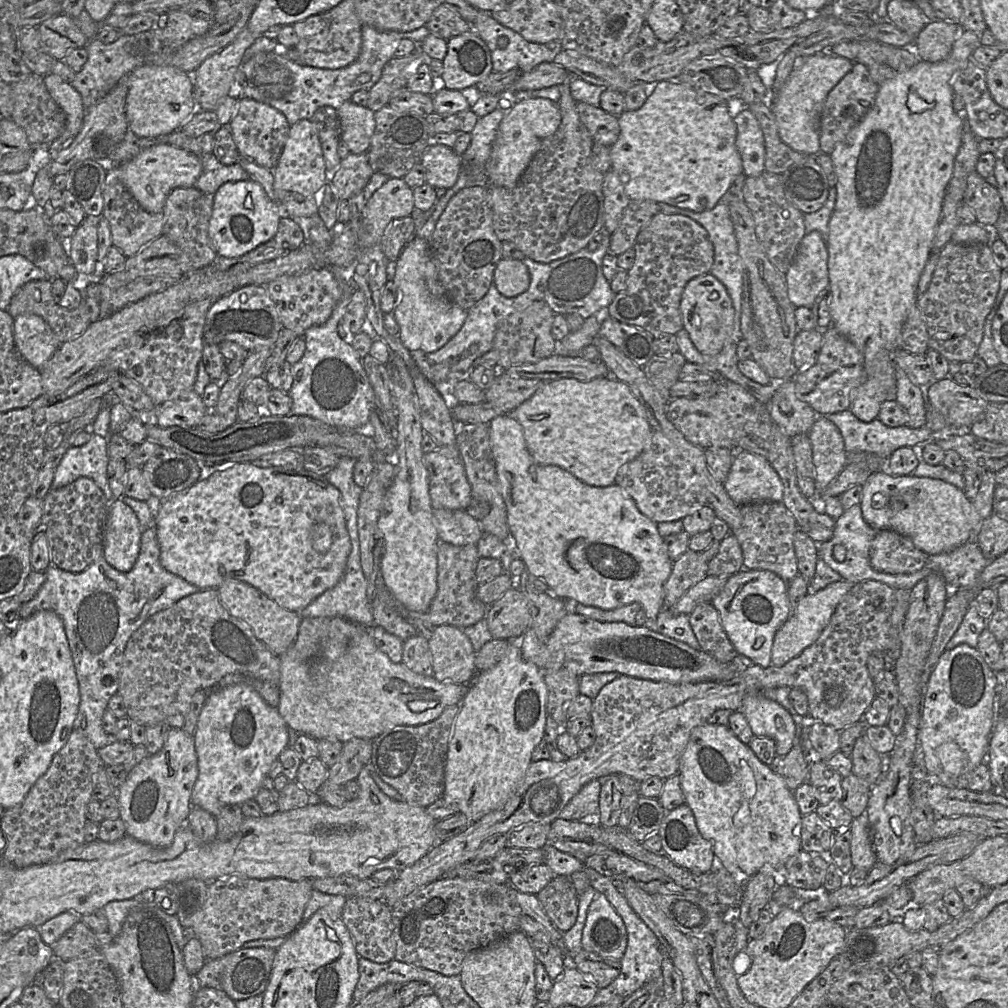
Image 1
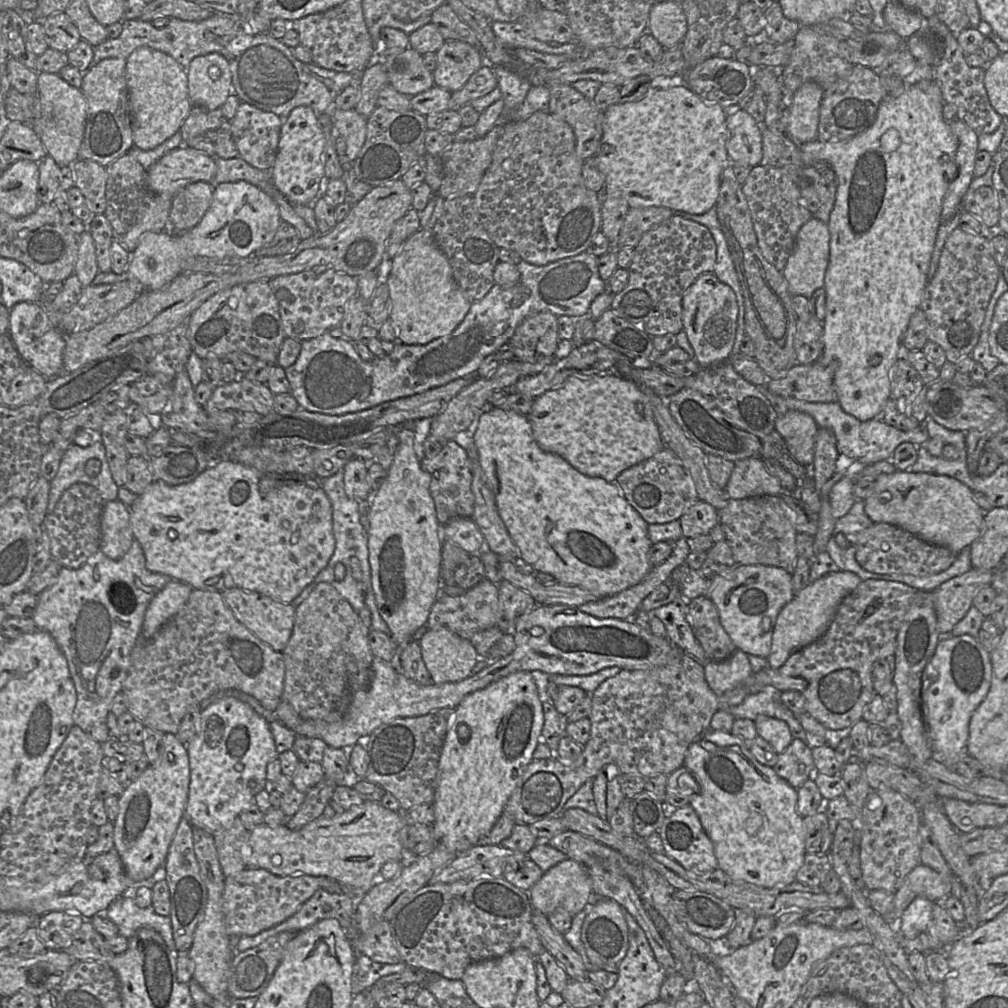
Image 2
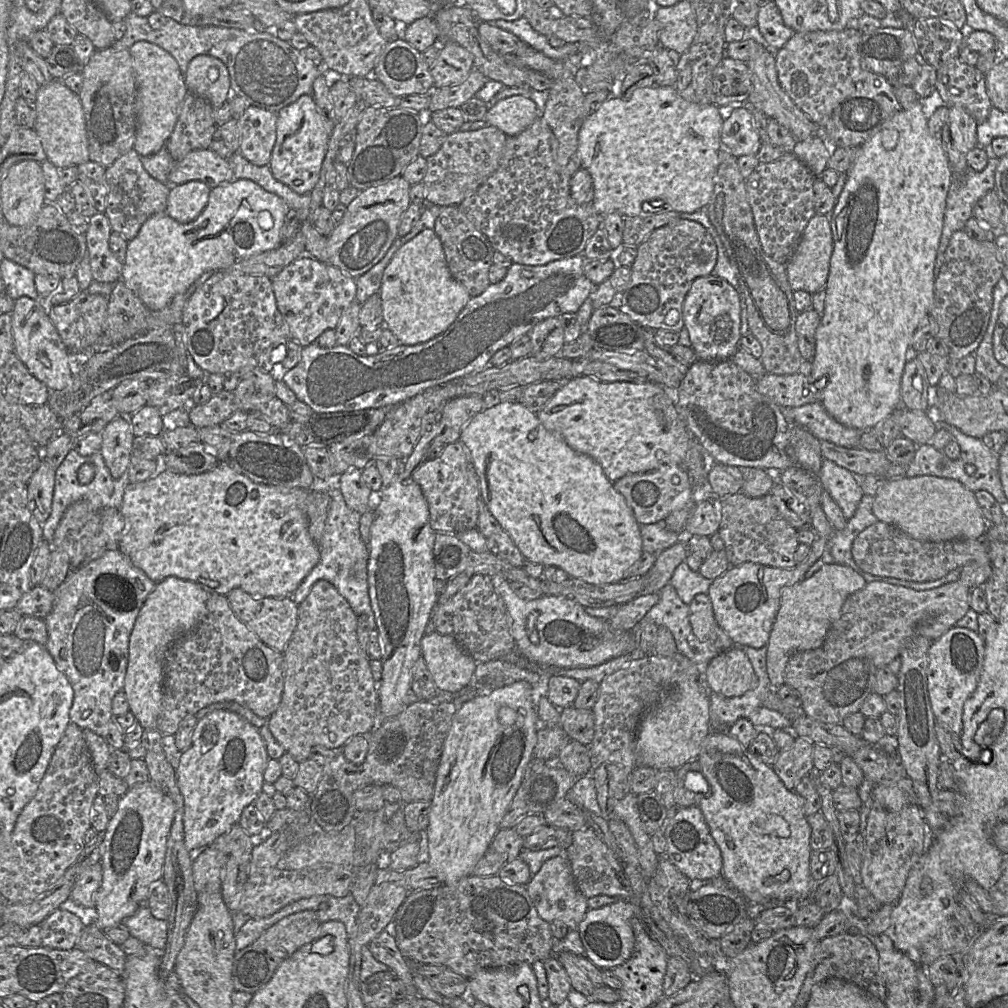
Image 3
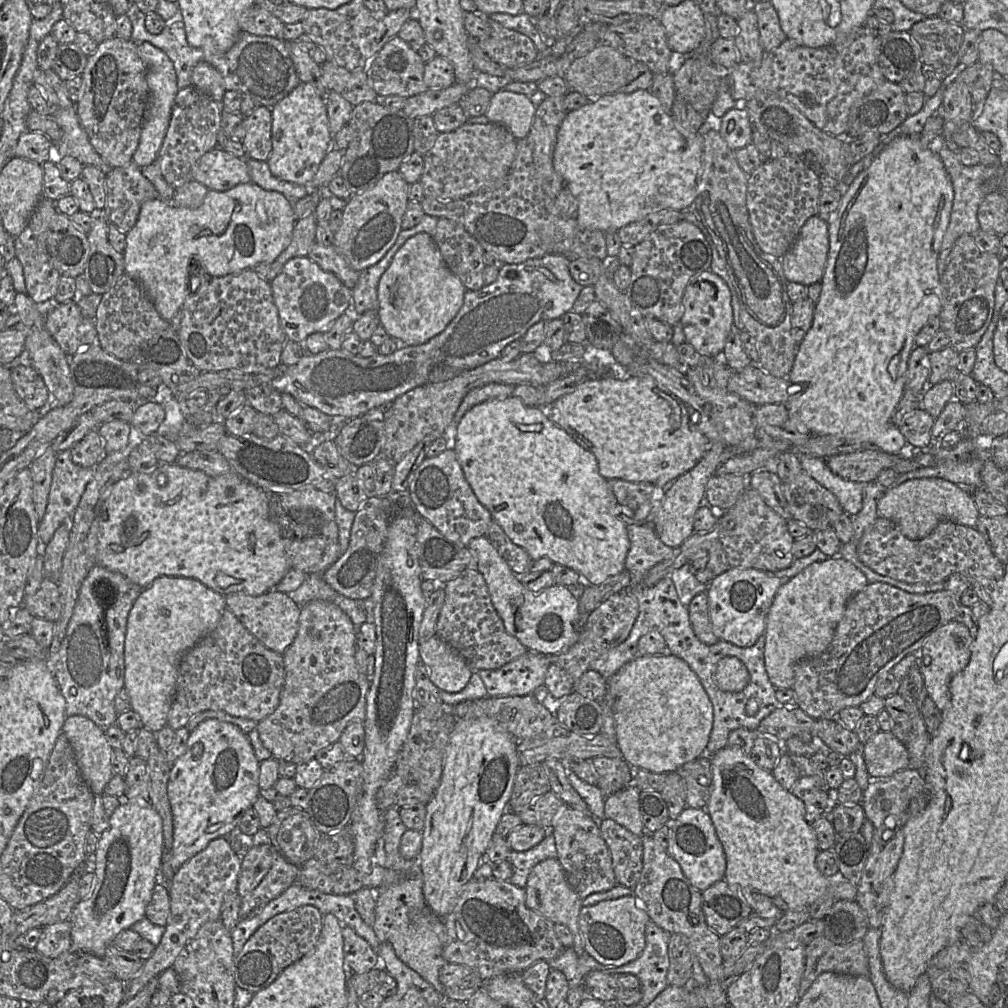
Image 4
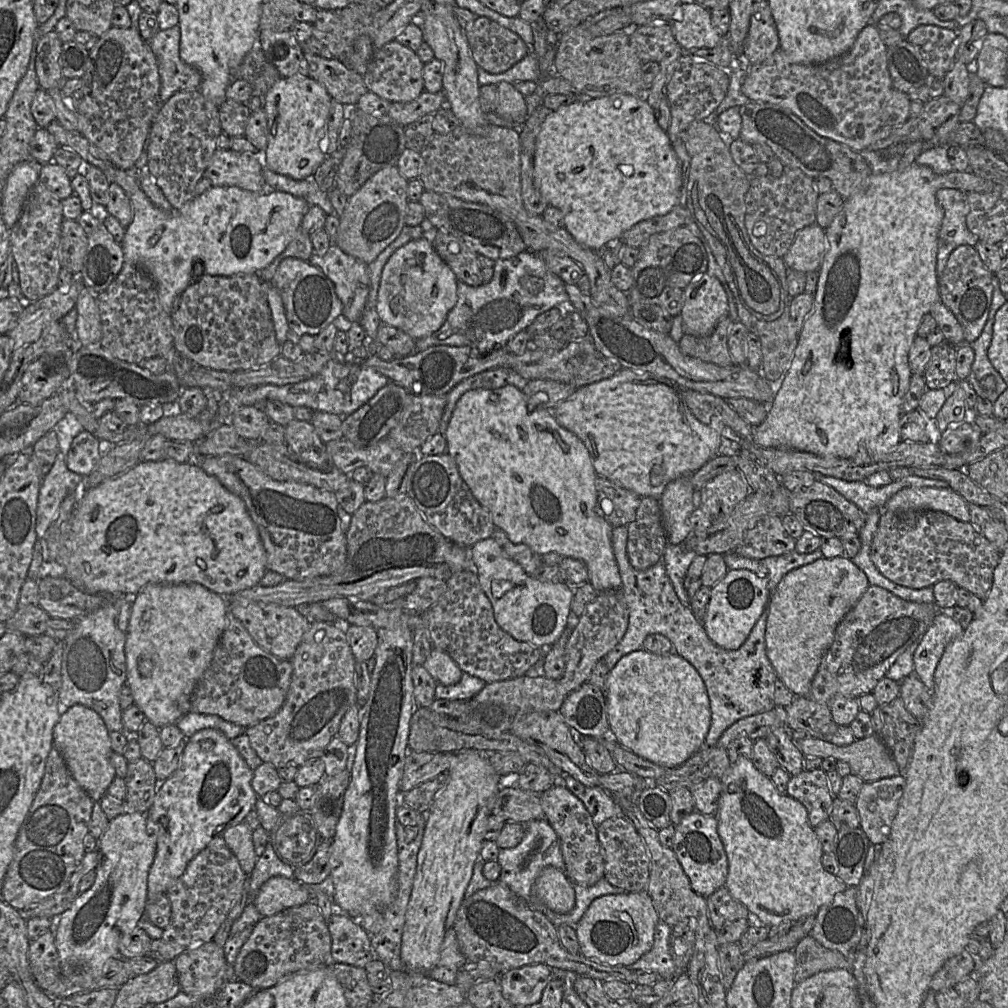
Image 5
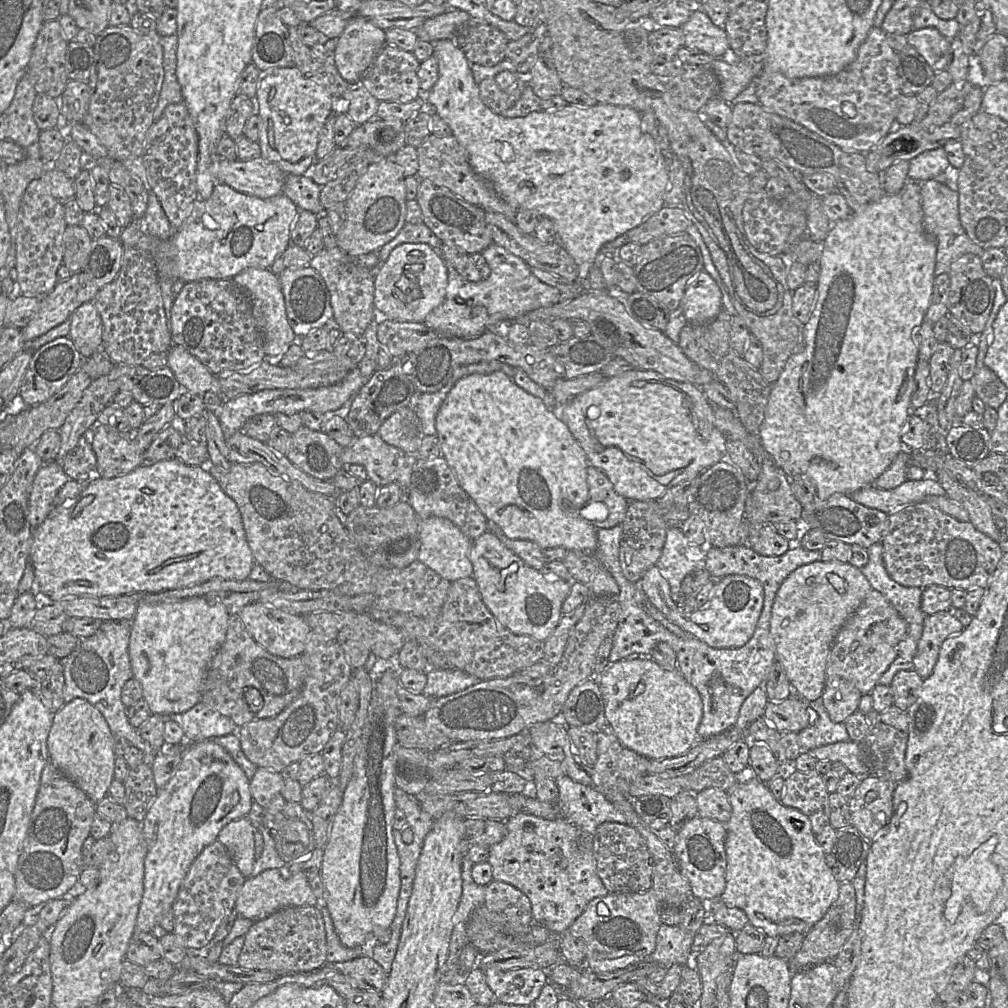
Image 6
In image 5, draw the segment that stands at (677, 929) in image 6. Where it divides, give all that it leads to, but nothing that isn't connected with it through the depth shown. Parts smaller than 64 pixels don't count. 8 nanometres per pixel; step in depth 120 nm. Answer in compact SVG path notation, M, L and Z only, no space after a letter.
M659 921L655 927L654 944L651 950L635 963L626 967L632 971L642 969L655 972L660 979L675 980L677 968L669 951L671 933L672 926Z

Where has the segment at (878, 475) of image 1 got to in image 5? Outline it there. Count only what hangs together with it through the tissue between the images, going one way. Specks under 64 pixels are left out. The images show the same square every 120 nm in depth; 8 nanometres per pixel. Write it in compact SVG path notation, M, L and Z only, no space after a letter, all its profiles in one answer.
M908 487L899 490L886 502L883 511L897 514L923 512L927 510L944 512L953 518L970 522L969 503L951 488Z

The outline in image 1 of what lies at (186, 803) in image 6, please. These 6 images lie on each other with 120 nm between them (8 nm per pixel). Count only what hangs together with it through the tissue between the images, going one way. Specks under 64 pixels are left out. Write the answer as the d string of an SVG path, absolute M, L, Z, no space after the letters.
M237 683L208 693L193 738L198 759L198 777L191 794L191 805L217 817L227 805L241 805L248 799L254 799L263 786L272 763L288 747L289 737L288 726L277 707L269 706L251 685Z

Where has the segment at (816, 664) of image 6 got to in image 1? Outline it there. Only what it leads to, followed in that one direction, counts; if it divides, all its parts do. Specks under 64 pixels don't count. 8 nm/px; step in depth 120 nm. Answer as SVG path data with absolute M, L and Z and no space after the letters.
M841 580L827 585L814 594L805 595L795 612L777 630L771 651L771 666L781 667L811 646L829 624L835 609L854 584Z

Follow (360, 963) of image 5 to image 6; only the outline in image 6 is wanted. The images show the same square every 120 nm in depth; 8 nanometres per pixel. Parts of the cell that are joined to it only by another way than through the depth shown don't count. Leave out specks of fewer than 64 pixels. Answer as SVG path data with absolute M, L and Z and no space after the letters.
M326 892L324 899L320 900L317 905L320 907L324 919L327 943L327 964L350 961L361 956L369 956L372 958L371 951L376 944L379 944L375 936L373 936L372 939L366 940L362 947L348 948L344 946L334 929L334 924L326 905Z

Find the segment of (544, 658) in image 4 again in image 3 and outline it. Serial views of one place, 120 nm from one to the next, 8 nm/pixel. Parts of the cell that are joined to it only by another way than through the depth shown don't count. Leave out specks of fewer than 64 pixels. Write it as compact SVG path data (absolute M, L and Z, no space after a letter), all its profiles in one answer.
M495 659L485 663L477 663L472 683L469 686L476 687L478 695L483 695L516 681L526 681L532 686L540 678L538 673L521 668L510 660Z

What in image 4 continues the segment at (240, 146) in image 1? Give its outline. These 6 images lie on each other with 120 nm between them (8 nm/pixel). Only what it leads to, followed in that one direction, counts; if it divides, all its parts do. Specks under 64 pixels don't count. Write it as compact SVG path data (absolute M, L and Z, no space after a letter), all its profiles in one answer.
M258 106L252 114L244 117L244 138L242 144L247 158L259 161L267 161L272 151L272 114L271 110L264 106Z

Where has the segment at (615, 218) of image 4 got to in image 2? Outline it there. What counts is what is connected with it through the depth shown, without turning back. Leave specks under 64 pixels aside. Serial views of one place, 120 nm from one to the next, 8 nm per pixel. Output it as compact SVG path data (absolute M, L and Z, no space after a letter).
M687 83L669 88L650 86L639 101L620 102L604 111L603 135L594 155L605 175L603 194L622 197L633 208L657 206L704 214L716 205L721 174L731 164L726 141L726 116L717 102L705 101Z

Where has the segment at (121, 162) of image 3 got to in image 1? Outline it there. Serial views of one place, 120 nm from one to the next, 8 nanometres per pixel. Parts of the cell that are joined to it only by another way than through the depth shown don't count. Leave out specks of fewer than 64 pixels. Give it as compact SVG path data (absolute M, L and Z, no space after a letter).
M116 165L106 172L102 216L109 223L112 245L129 258L137 254L147 243L163 235L163 212L150 213L139 205L120 179L120 166Z

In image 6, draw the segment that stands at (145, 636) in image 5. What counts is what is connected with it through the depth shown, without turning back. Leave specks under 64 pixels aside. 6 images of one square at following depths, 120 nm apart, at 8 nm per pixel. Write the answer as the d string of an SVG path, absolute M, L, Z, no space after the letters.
M211 595L138 607L130 621L129 658L151 714L183 713L201 702L211 662L226 639L228 619L224 604Z

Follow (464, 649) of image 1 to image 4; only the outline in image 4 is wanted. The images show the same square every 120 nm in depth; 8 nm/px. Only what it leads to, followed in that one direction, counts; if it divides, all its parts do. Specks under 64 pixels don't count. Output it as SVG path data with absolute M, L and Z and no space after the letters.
M434 635L419 648L420 662L426 665L439 690L457 693L465 688L474 670L447 642Z

